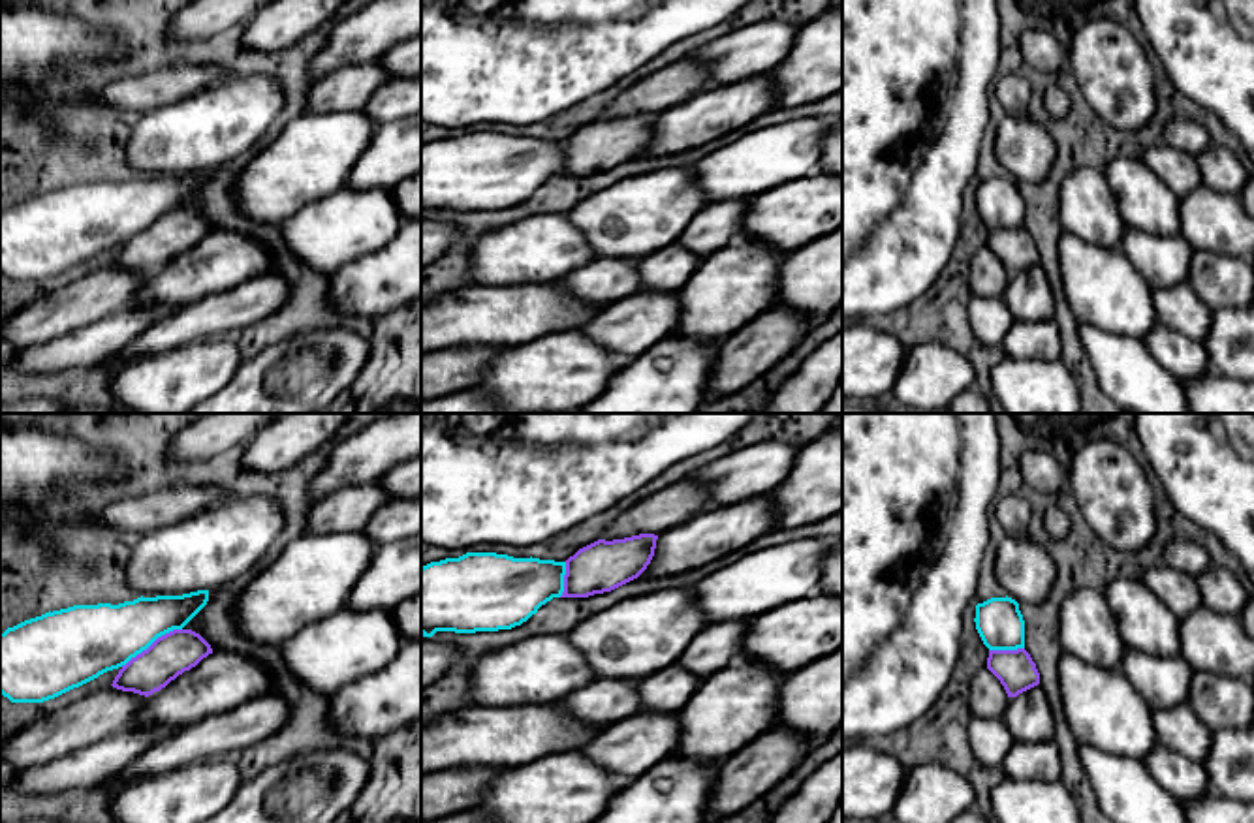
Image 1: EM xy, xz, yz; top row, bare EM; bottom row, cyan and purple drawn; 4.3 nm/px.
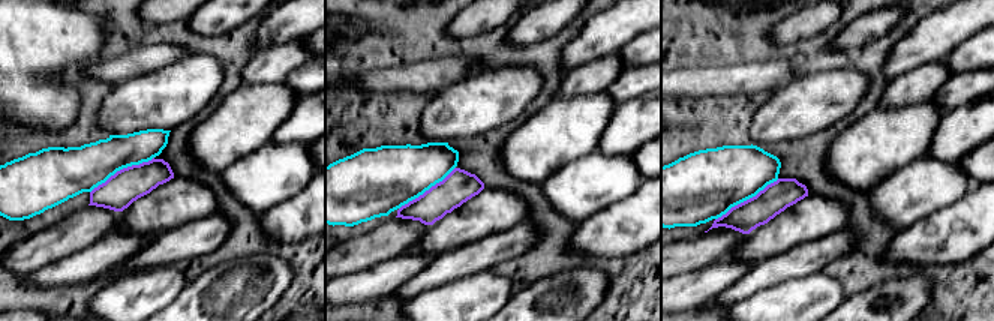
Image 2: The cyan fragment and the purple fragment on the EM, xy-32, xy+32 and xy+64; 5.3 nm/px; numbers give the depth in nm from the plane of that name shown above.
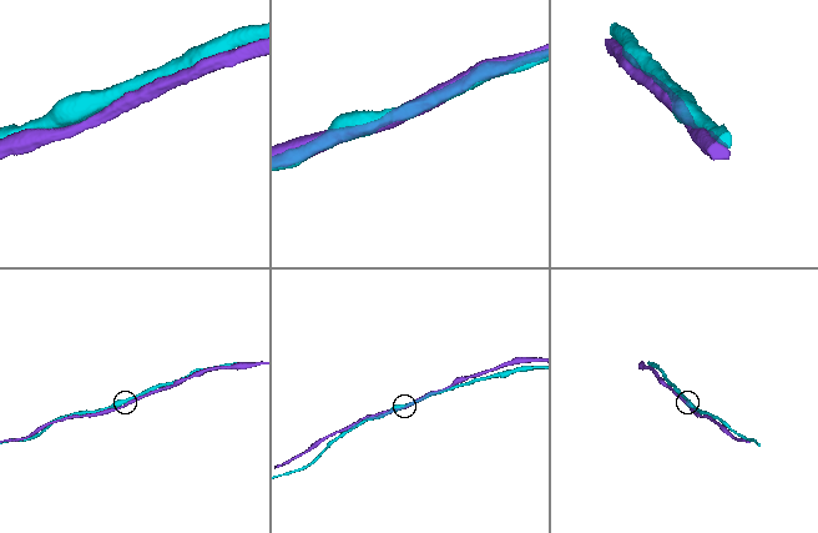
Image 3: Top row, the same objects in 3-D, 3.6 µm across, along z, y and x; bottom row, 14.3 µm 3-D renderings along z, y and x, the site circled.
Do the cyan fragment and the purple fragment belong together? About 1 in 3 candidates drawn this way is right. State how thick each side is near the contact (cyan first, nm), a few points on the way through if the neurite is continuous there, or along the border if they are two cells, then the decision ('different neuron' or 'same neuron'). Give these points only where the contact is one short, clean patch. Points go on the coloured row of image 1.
calibres 300 and 180 nm; different neuron

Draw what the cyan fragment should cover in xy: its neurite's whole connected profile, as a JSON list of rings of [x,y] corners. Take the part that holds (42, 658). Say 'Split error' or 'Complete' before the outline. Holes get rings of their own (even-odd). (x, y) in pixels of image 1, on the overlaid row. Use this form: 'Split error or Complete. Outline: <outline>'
Complete. Outline: [[[209,590],[137,598],[118,605],[73,605],[0,633],[0,693],[11,703],[43,703],[126,665],[158,637],[182,629],[209,601]]]

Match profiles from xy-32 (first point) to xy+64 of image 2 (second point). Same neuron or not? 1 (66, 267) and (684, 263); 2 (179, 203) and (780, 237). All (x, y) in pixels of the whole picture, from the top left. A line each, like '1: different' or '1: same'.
1: different
2: same

